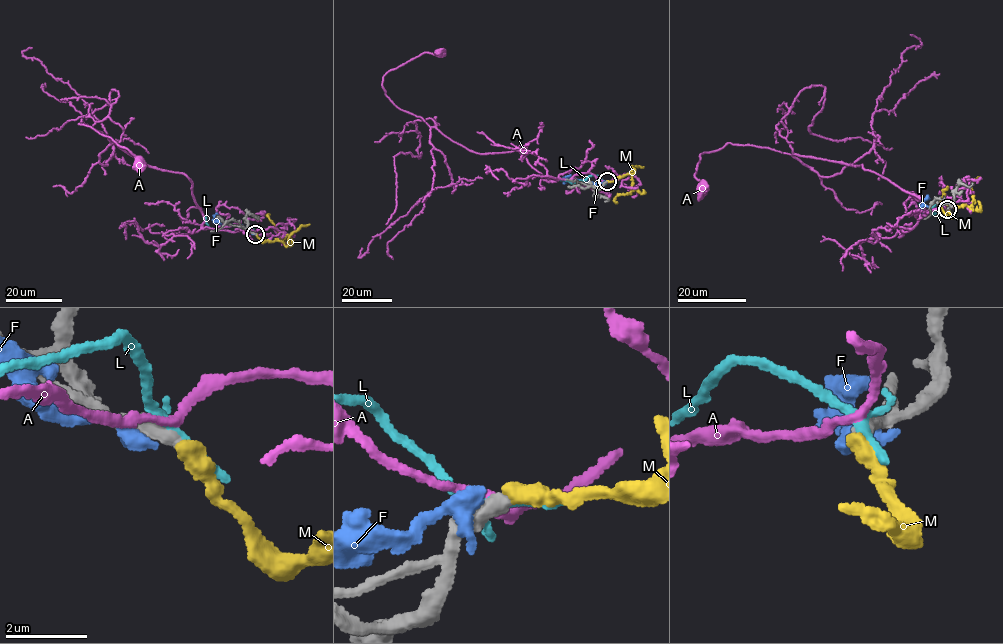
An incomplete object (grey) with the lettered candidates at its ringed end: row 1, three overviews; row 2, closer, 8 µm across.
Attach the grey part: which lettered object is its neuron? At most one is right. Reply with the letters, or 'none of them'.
M

